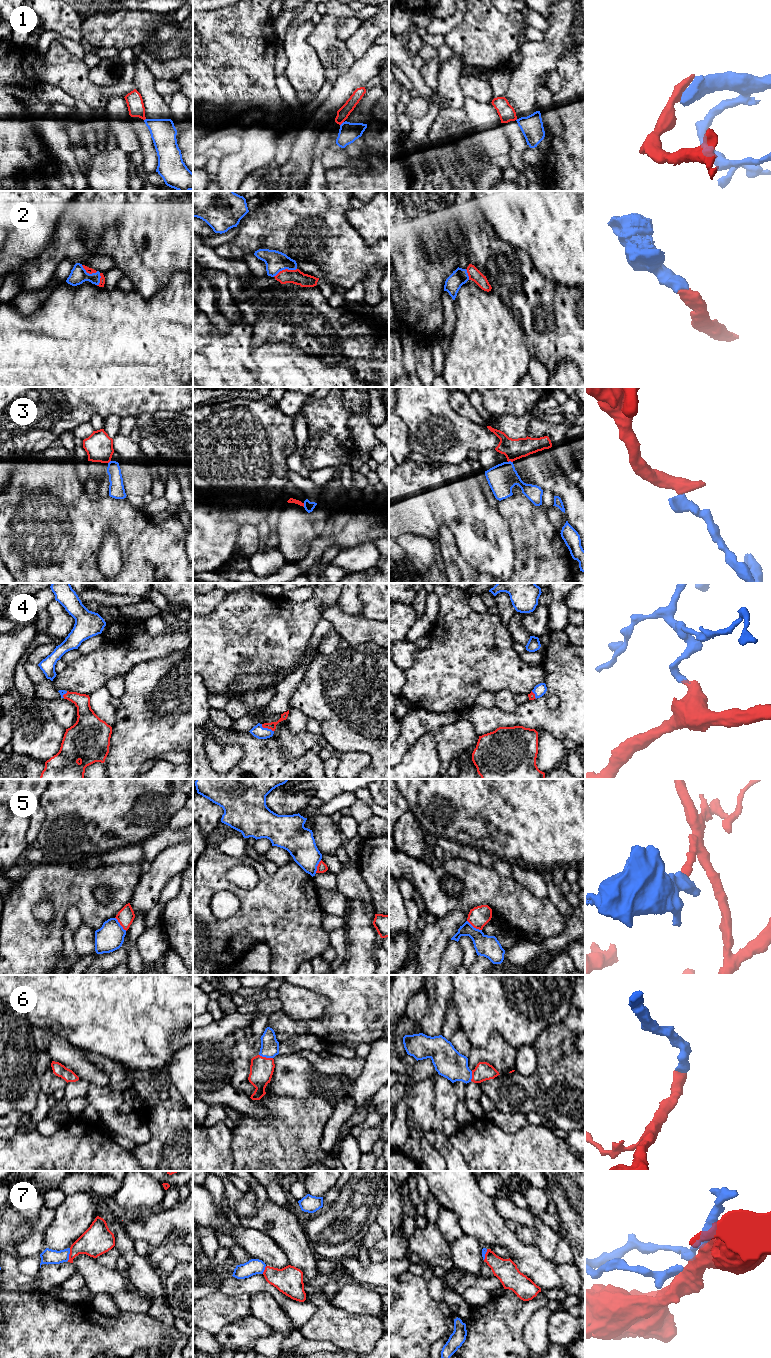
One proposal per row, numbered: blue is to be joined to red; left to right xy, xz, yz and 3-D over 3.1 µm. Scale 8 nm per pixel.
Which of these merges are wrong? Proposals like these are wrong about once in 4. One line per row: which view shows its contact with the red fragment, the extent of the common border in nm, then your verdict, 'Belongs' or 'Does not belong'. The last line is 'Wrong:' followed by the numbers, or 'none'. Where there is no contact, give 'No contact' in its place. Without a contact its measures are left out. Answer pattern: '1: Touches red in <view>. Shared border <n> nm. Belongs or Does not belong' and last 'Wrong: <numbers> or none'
1: Touches red in xz. Shared border 50 nm. Does not belong
2: Touches red in xz. Shared border 200 nm. Belongs
3: Touches red in yz. Shared border 40 nm. Does not belong
4: Touches red in xz. Shared border 120 nm. Belongs
5: Touches red in yz. Shared border 150 nm. Does not belong
6: Touches red in xz. Shared border 120 nm. Belongs
7: Touches red in xy. Shared border 110 nm. Does not belong
Wrong: 1, 3, 5, 7

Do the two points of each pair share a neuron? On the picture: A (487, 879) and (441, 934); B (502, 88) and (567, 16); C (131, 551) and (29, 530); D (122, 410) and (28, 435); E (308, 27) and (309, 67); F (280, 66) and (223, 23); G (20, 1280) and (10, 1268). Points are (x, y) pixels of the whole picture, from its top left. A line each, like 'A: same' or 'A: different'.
A: different
B: different
C: same
D: same
E: same
F: different
G: same

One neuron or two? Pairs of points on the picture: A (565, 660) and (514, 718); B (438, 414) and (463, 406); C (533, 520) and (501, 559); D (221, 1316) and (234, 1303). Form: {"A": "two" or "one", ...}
{"A": "one", "B": "two", "C": "two", "D": "one"}

